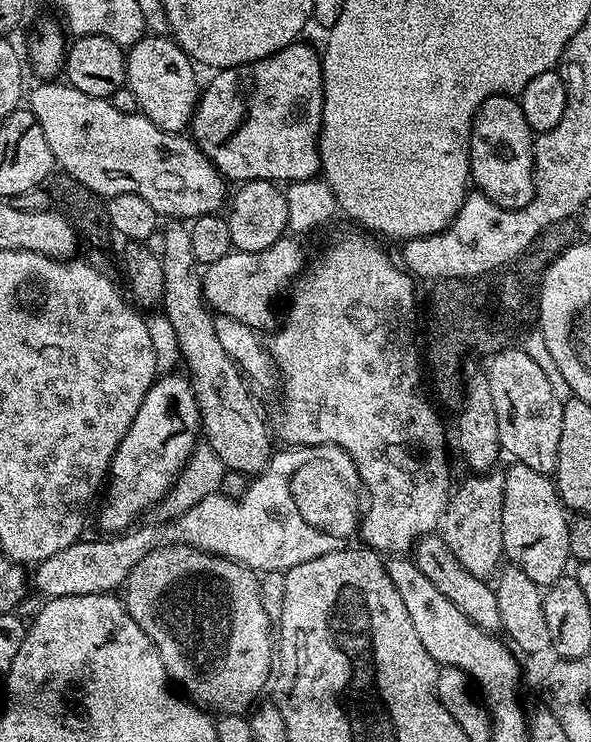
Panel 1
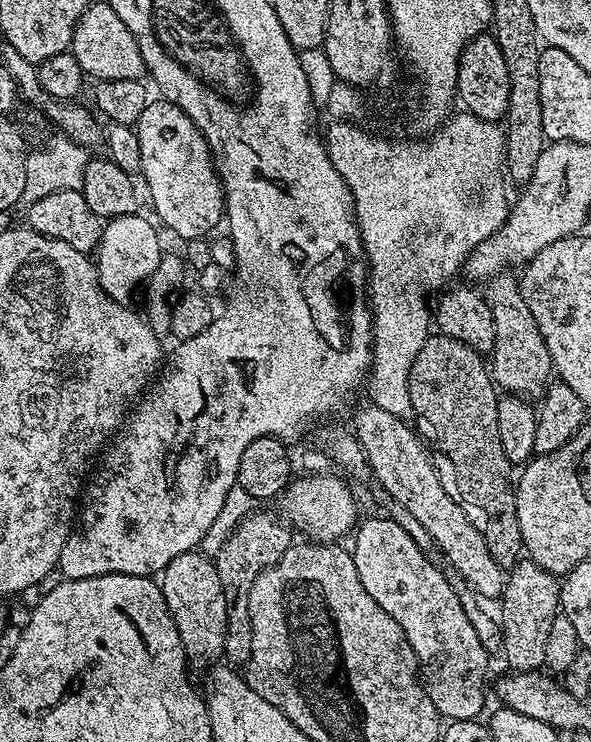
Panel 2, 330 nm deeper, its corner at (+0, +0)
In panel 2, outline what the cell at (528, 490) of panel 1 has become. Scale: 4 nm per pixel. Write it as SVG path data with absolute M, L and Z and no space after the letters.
M530 558L521 559L507 573L504 595L499 597L499 625L503 631L502 653L512 672L535 672L544 668L546 637L560 612L560 580Z

